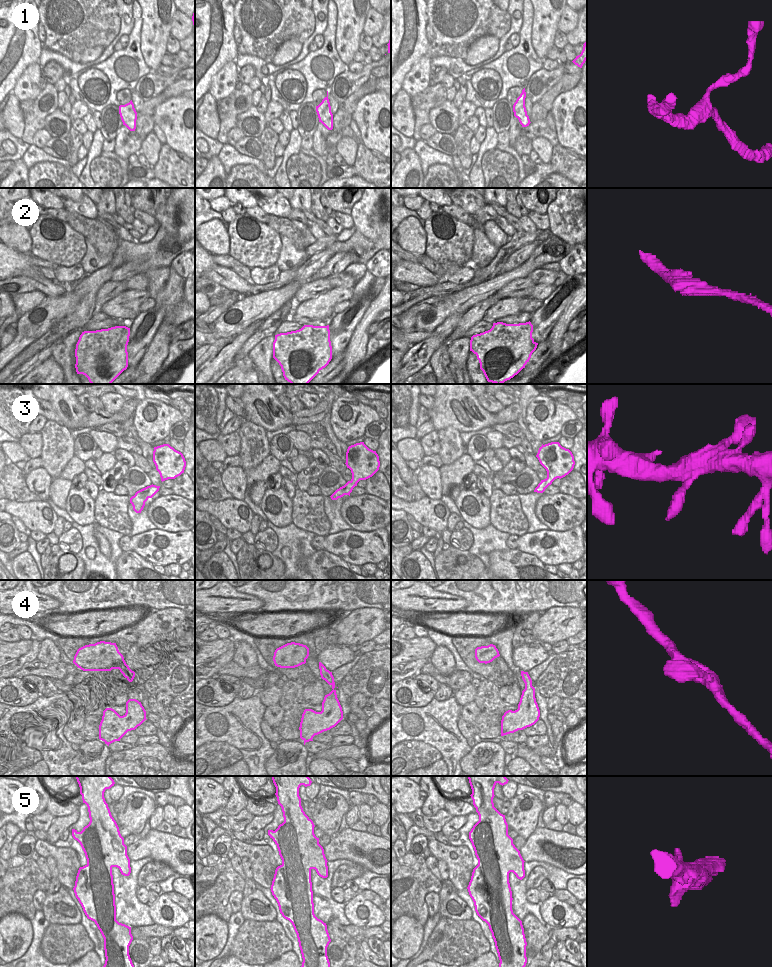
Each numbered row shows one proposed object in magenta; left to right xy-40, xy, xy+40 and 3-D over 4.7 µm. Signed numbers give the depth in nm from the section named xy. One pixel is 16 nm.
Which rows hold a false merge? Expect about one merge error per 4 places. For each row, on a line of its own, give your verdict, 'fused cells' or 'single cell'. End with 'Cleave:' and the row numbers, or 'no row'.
1: single cell
2: single cell
3: single cell
4: single cell
5: single cell
Cleave: no row

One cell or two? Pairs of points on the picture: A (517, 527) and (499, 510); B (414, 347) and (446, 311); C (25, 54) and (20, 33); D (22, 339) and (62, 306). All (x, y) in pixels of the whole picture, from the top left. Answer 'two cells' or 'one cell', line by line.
A: one cell
B: two cells
C: one cell
D: one cell

